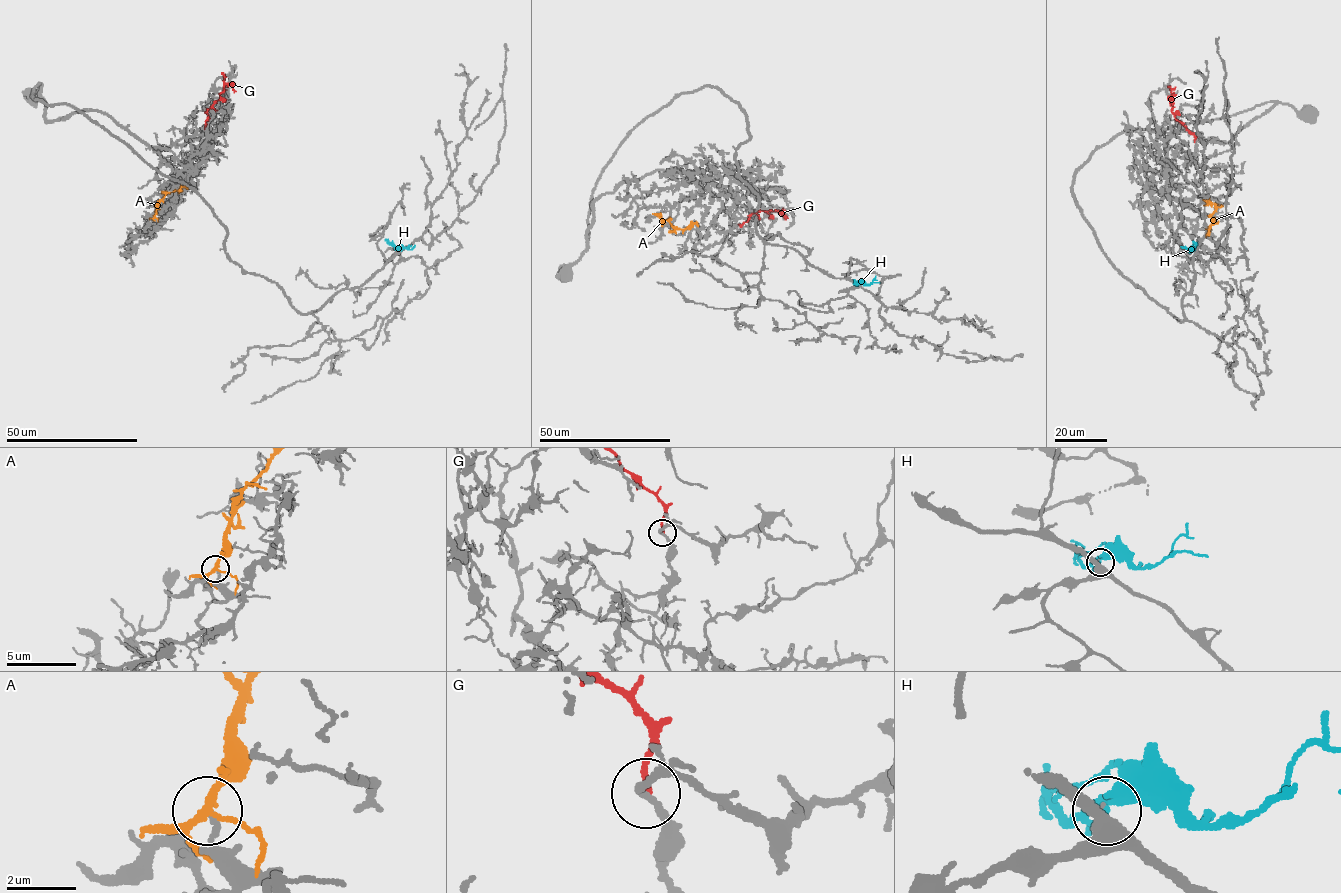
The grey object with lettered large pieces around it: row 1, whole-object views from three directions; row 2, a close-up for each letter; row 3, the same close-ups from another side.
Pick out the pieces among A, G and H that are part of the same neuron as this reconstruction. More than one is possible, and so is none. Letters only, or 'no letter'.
no letter

